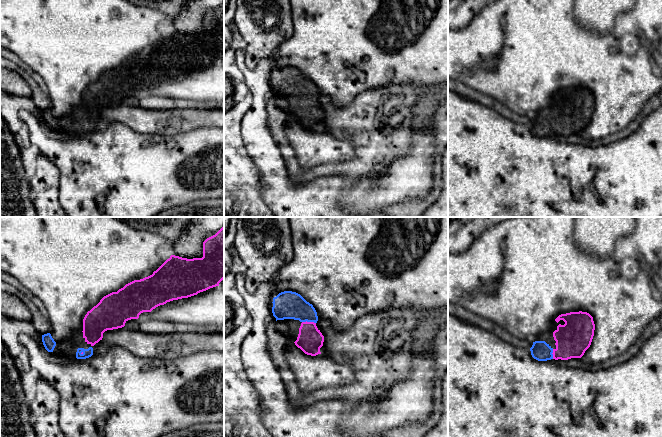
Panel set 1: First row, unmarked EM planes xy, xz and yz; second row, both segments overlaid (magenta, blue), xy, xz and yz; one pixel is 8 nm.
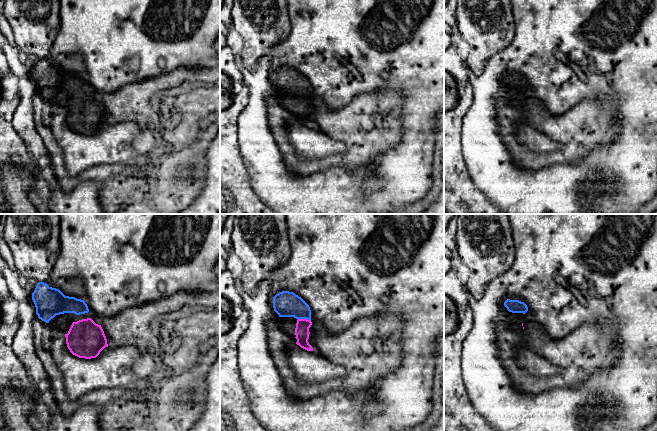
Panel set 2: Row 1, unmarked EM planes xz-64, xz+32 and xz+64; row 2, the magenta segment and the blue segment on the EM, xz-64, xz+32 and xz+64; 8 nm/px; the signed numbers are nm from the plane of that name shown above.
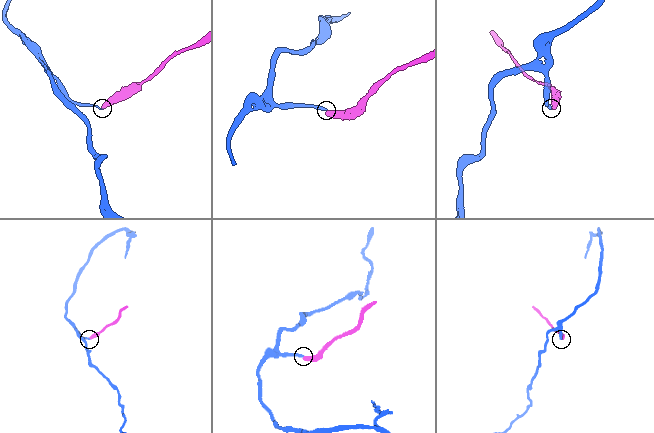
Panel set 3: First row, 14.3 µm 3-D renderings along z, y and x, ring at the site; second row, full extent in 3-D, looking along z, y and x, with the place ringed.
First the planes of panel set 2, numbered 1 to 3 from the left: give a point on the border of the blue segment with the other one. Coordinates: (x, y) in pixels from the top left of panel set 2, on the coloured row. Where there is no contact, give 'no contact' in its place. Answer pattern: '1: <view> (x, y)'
1: no contact
2: xz+32 (303, 319)
3: no contact

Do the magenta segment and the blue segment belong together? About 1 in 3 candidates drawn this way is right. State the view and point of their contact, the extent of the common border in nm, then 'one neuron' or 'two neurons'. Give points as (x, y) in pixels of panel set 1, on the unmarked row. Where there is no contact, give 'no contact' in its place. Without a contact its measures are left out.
meets magenta in xz at (309, 98); contact 110 nm long; one neuron

